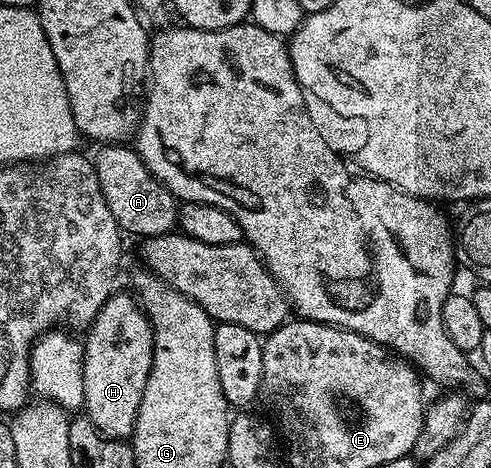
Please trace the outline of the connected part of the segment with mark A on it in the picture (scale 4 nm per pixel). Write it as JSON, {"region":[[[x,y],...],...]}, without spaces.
{"region":[[[107,144],[99,155],[94,155],[97,180],[101,186],[101,196],[113,212],[120,231],[139,234],[140,239],[170,234],[176,229],[181,217],[181,206],[169,188],[162,186],[149,172],[141,156],[130,145]]]}

